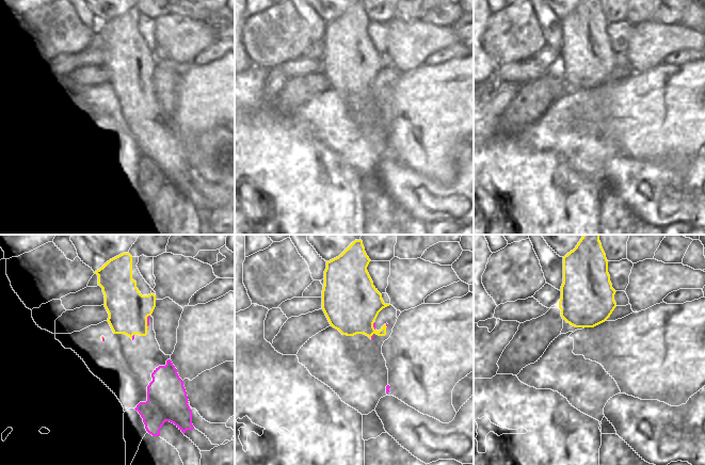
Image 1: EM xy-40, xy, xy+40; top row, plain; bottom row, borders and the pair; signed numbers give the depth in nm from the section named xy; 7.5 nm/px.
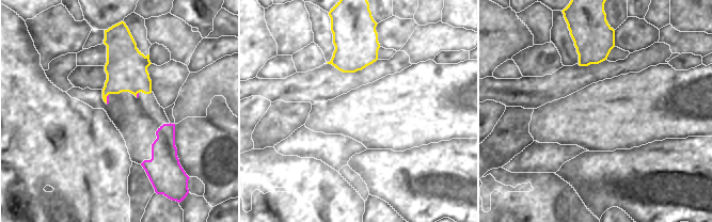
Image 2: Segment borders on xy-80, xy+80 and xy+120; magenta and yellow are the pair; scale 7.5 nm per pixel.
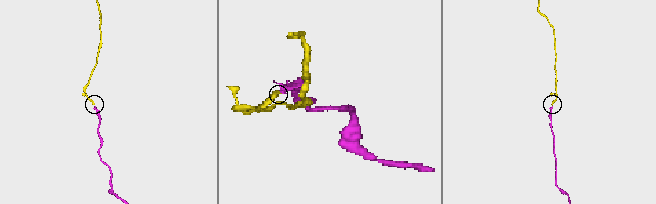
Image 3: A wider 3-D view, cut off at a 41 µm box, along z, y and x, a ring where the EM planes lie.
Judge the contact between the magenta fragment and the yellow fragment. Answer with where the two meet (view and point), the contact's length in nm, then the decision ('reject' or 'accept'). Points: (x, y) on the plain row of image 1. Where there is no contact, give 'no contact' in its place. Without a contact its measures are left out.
contact xy-40 (147, 82); length 100 nm; accept

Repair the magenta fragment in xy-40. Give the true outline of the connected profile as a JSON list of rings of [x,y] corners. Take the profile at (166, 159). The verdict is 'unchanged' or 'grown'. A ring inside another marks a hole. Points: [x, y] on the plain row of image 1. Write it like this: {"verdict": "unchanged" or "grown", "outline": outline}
{"verdict": "unchanged", "outline": [[[171,121],[165,127],[159,127],[151,134],[153,142],[147,147],[147,162],[140,163],[135,172],[143,179],[146,192],[160,197],[165,182],[174,185],[183,195],[193,191],[192,171],[183,142]]]}

